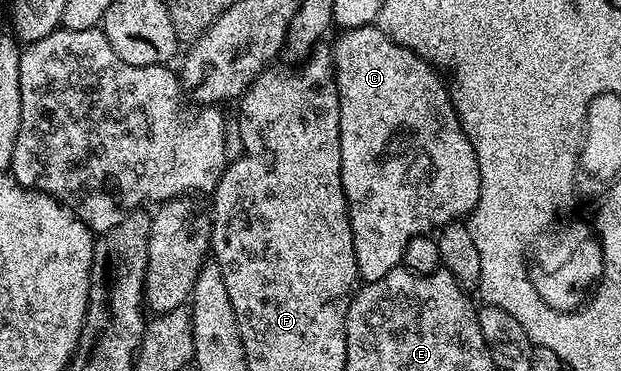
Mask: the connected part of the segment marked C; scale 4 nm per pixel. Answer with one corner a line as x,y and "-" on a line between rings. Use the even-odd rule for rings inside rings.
372,24
372,25
369,25
369,26
362,26
362,27
361,27
361,28
353,28
353,29
352,29
352,30
343,30
343,31
342,31
342,33
340,33
340,35
341,35
341,36
340,36
340,38
339,38
339,39
337,39
337,40
336,40
336,42
335,42
335,46
334,46
334,45
333,45
333,57
334,57
334,59
335,59
335,83
336,83
336,84
337,84
337,88
338,88
338,89
339,89
339,135
340,135
340,136
341,136
341,184
342,184
342,185
343,185
343,191
344,191
344,192
345,192
345,196
346,196
346,197
347,197
347,211
348,211
348,212
349,212
349,220
350,220
350,221
351,221
351,231
352,231
352,232
353,232
353,252
354,252
354,253
355,253
355,255
356,255
356,256
357,256
357,268
358,268
358,269
359,269
359,276
360,276
360,279
362,279
362,281
363,281
363,282
364,282
364,283
368,283
368,282
372,282
372,281
373,281
373,280
381,280
381,279
382,279
382,278
384,278
384,277
385,277
385,275
387,275
387,274
388,274
388,273
389,273
389,271
390,271
390,270
393,270
393,269
396,269
396,267
398,267
398,266
399,266
399,265
400,265
400,263
402,263
402,261
403,261
403,253
404,253
404,252
405,252
405,250
406,250
406,245
407,245
407,244
409,244
409,242
410,242
410,241
411,241
411,240
413,240
413,238
414,238
414,237
417,237
417,236
419,236
419,235
426,235
426,234
427,234
427,233
428,233
428,231
430,231
430,230
431,230
431,229
429,229
429,228
430,228
430,226
435,226
435,227
434,227
434,228
442,228
442,227
444,227
444,226
447,226
447,225
449,225
449,223
450,223
450,222
458,222
458,221
460,221
460,220
463,220
463,219
466,219
466,218
467,218
467,217
468,217
468,215
470,215
470,213
471,213
471,210
472,210
472,209
473,209
473,208
474,208
474,207
475,207
475,205
476,205
476,204
477,204
477,200
478,200
478,199
479,199
479,193
480,193
480,192
481,192
481,172
480,172
480,171
479,171
479,169
478,169
478,168
477,168
477,156
476,156
476,155
475,155
475,153
474,153
474,152
473,152
473,144
472,144
472,143
471,143
471,141
470,141
470,140
468,140
468,138
467,138
467,133
466,133
466,132
465,132
465,131
464,131
464,130
463,130
463,129
462,129
462,128
461,128
461,124
460,124
460,123
459,123
459,117
458,117
458,116
457,116
457,112
456,112
456,111
455,111
455,105
453,105
453,103
452,103
452,102
451,102
451,91
450,91
450,89
449,89
449,86
448,86
448,83
447,83
447,82
446,82
446,81
445,81
445,78
444,78
444,75
443,75
443,74
442,74
442,73
440,73
440,71
439,71
439,70
438,70
438,69
436,69
436,67
434,67
434,66
432,66
432,65
431,65
431,63
430,63
430,62
426,62
426,60
425,60
425,59
424,59
424,58
423,58
423,57
422,57
422,56
421,56
421,55
420,55
420,54
414,54
414,52
412,52
412,50
410,50
410,49
409,49
409,48
405,48
405,47
404,47
404,46
398,46
398,44
397,44
397,43
395,43
395,42
391,42
391,41
390,41
390,40
389,40
389,36
385,36
385,32
381,32
381,31
380,31
380,30
379,30
379,28
378,28
378,25
375,25
375,24

